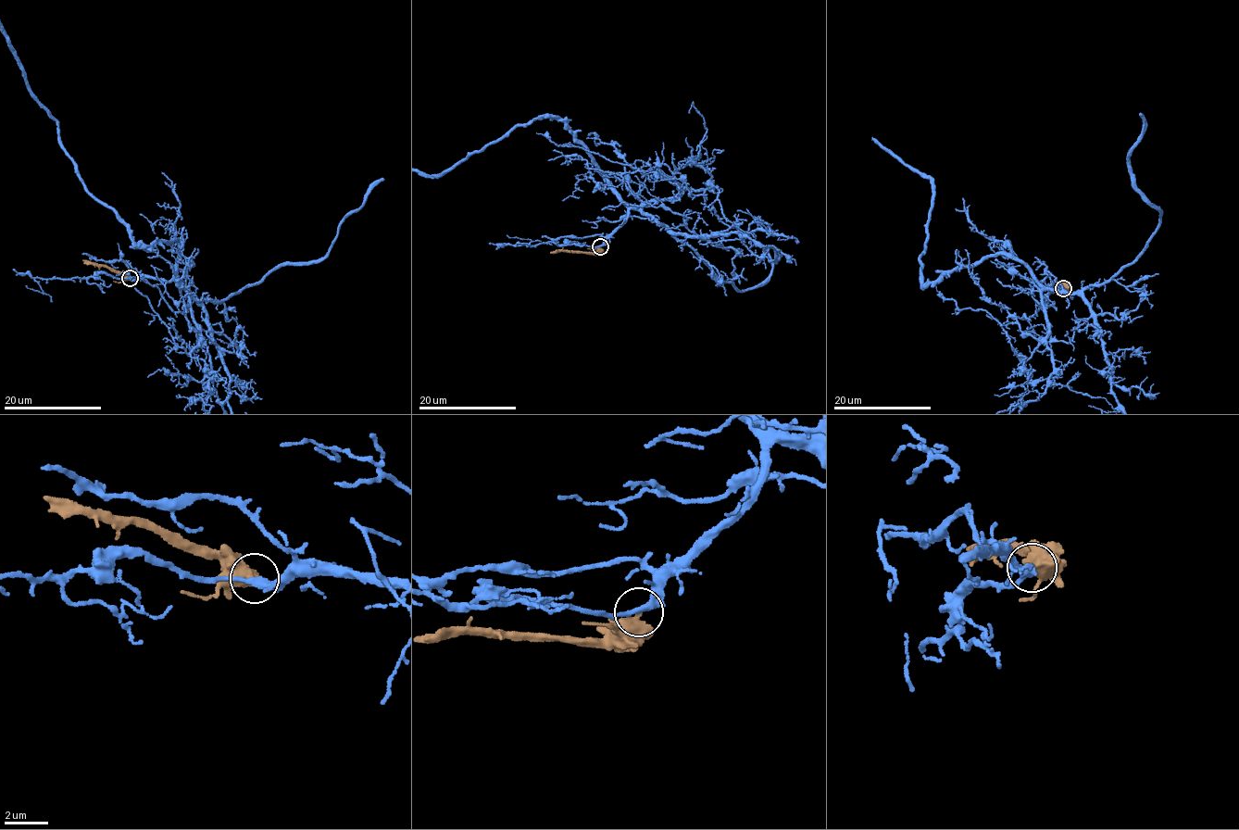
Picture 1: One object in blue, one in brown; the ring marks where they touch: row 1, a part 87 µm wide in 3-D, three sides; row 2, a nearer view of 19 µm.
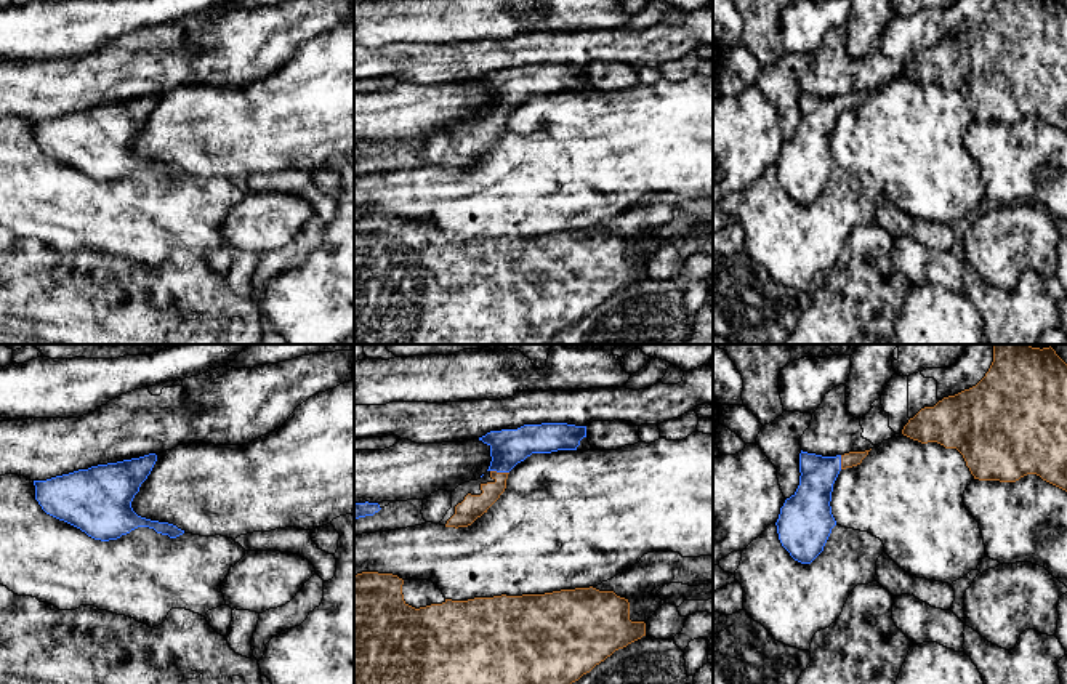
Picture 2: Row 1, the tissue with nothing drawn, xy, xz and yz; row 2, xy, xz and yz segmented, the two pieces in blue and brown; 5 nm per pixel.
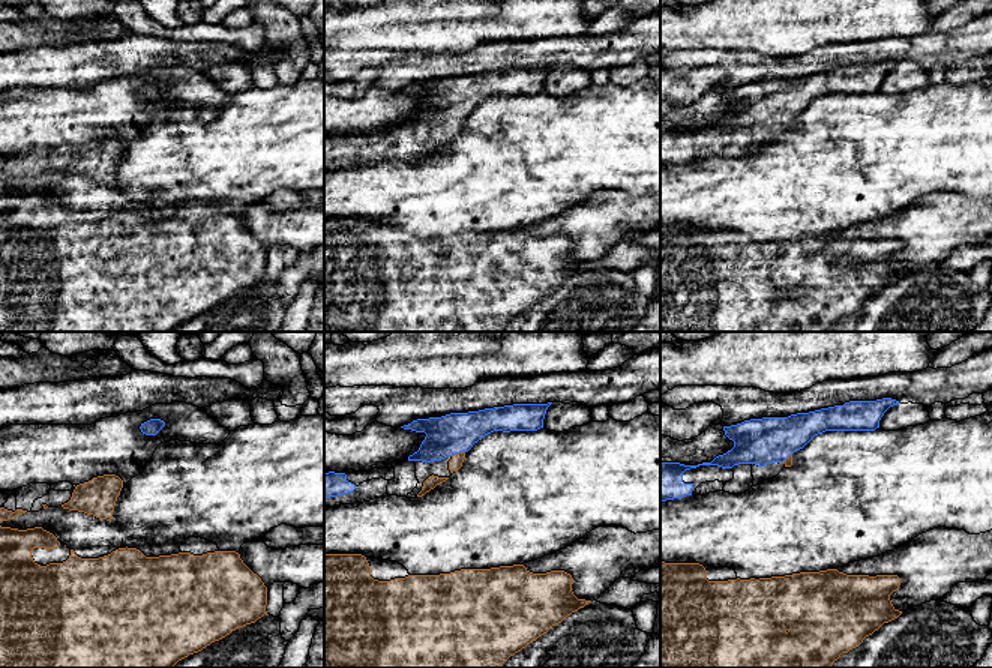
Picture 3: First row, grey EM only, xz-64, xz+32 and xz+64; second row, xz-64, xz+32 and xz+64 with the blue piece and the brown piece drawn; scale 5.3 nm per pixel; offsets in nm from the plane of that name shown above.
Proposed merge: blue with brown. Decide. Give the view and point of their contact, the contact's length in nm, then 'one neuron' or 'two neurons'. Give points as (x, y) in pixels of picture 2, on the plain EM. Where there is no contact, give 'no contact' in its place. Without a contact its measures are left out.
xz (500, 112) | 100 nm | one neuron

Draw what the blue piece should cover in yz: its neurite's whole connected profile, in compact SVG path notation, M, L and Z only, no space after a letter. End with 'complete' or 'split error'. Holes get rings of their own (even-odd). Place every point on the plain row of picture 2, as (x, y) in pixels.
M801 91L799 127L775 163L779 181L795 202L811 205L823 192L836 167L830 147L833 125L841 111L860 106L868 93L822 98Z; split error

